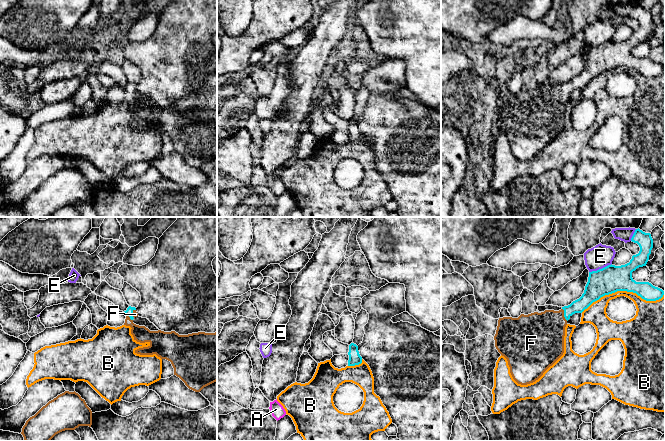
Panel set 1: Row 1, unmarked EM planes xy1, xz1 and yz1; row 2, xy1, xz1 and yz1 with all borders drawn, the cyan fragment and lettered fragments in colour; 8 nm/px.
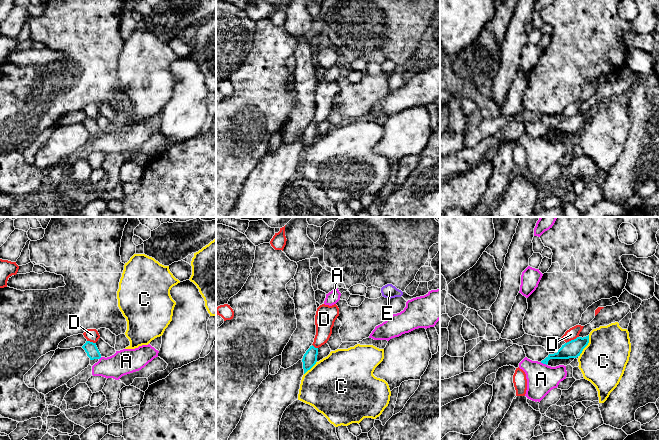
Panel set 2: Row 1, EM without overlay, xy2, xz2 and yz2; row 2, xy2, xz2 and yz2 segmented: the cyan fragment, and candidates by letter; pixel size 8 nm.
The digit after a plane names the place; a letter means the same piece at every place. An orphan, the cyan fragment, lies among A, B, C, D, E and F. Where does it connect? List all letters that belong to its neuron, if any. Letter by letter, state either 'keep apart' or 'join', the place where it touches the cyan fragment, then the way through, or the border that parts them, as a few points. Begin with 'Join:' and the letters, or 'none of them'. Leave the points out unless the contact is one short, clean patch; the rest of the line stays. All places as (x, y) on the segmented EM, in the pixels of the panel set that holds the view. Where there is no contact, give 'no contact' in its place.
Join: F
A: keep apart; meets cyan in yz2 at (543, 363); border along yz2 (540, 362), (546, 365)
B: keep apart; meets cyan in yz1 at (623, 290)
C: keep apart; meets cyan in yz2 at (586, 345); border along yz2 (589, 335), (589, 341), (579, 356)
D: keep apart; meets cyan in yz2 at (572, 340)
E: keep apart; meets cyan in yz1 at (600, 269)
F: join; meets cyan in yz1 at (564, 314); runs through yz1 (589, 296), (581, 304), (564, 314), (541, 335)

